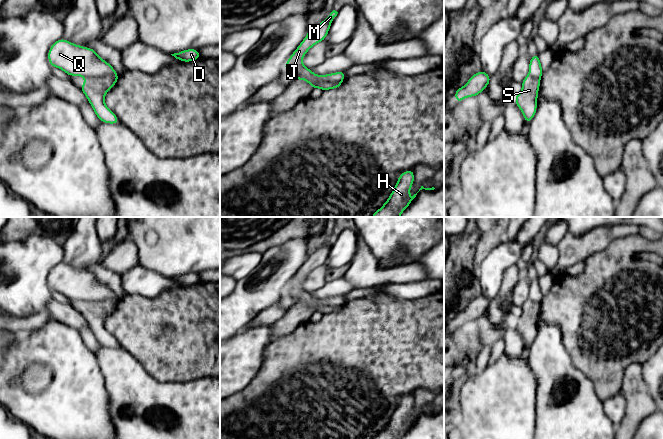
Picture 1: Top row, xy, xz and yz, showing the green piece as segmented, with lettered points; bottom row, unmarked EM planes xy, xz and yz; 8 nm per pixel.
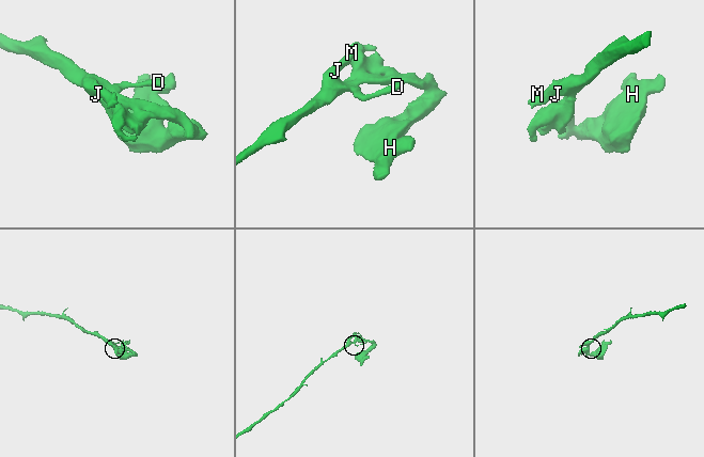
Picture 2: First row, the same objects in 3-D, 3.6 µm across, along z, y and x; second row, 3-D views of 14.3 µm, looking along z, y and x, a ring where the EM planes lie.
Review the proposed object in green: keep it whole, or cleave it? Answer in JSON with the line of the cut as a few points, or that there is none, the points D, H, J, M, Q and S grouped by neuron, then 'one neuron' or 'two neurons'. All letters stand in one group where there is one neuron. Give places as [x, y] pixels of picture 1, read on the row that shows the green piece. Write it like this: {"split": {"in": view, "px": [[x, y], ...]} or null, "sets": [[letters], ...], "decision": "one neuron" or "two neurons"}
{"split": {"in": "xy", "px": [[117, 74], [110, 73], [85, 77]]}, "sets": [["D", "J", "M", "Q"], ["H", "S"]], "decision": "two neurons"}

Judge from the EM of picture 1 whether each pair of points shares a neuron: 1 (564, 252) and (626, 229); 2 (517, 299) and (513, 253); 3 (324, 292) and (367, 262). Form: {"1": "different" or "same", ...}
{"1": "same", "2": "different", "3": "different"}

